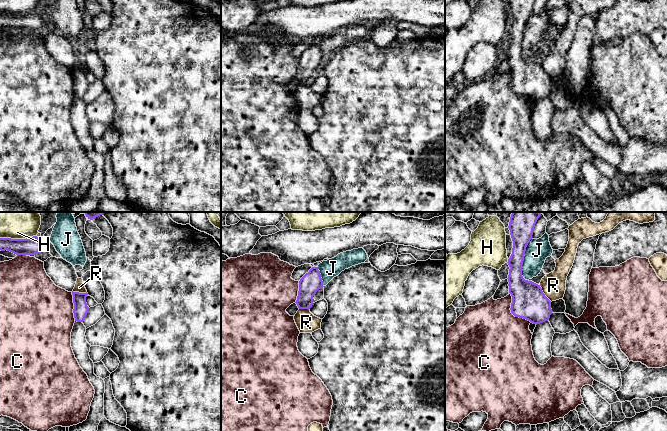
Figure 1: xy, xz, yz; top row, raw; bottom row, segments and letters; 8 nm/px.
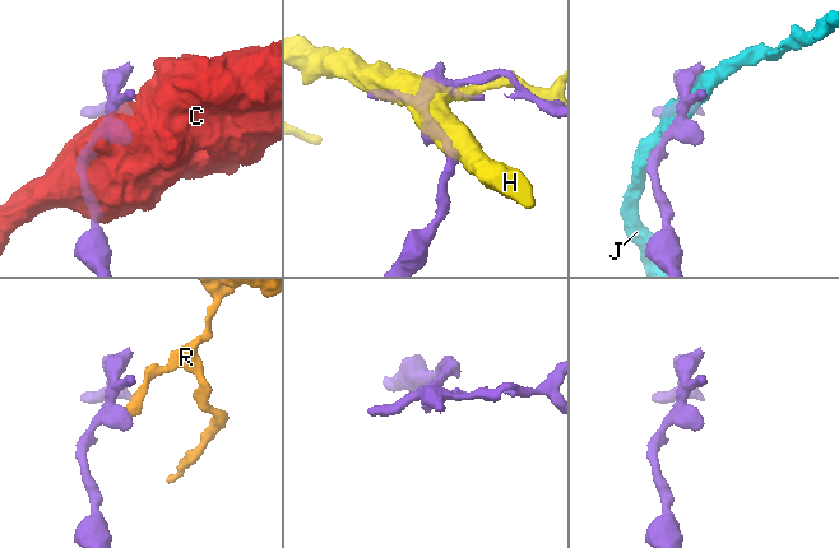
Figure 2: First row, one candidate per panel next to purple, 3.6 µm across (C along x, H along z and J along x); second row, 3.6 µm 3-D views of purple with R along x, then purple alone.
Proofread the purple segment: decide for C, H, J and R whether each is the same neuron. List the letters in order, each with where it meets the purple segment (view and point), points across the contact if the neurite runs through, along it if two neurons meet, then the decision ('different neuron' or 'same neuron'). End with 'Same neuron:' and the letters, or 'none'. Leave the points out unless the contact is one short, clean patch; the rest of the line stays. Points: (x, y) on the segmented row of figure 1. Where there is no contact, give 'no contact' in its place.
C: meets purple in yz at (511, 312); different neuron
H: meets purple in xy at (18, 239); different neuron
J: meets purple in yz at (523, 259); different neuron
R: meets purple in yz at (543, 293); border along yz (539, 284), (542, 292), (551, 301); different neuron
Same neuron: none

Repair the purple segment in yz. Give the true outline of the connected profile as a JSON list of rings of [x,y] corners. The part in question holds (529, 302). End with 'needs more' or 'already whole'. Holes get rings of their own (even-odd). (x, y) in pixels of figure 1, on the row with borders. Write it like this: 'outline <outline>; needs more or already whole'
outline [[[512,212],[509,222],[513,241],[512,254],[508,259],[509,293],[512,296],[511,313],[533,324],[548,321],[552,314],[551,301],[545,296],[540,285],[525,280],[522,265],[526,247],[532,239],[533,229],[541,212]]]; already whole

